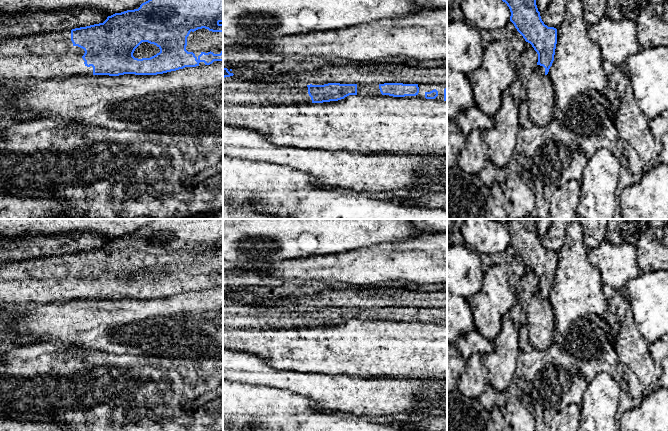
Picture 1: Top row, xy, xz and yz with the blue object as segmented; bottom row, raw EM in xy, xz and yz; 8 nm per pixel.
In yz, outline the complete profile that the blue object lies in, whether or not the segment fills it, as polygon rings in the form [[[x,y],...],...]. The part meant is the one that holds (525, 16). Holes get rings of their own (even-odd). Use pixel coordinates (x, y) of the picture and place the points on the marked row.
[[[502,0],[510,9],[510,21],[514,24],[517,31],[523,36],[526,42],[530,43],[538,54],[538,62],[535,72],[547,75],[554,61],[555,49],[557,44],[557,29],[548,27],[541,19],[536,0]]]

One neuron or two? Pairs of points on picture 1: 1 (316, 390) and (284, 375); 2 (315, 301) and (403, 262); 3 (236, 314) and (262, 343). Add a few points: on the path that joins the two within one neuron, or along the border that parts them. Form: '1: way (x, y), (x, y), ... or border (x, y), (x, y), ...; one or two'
1: way (308, 384), (292, 380); one
2: border (346, 285), (354, 287), (373, 286); two
3: border (233, 327), (272, 329); two

